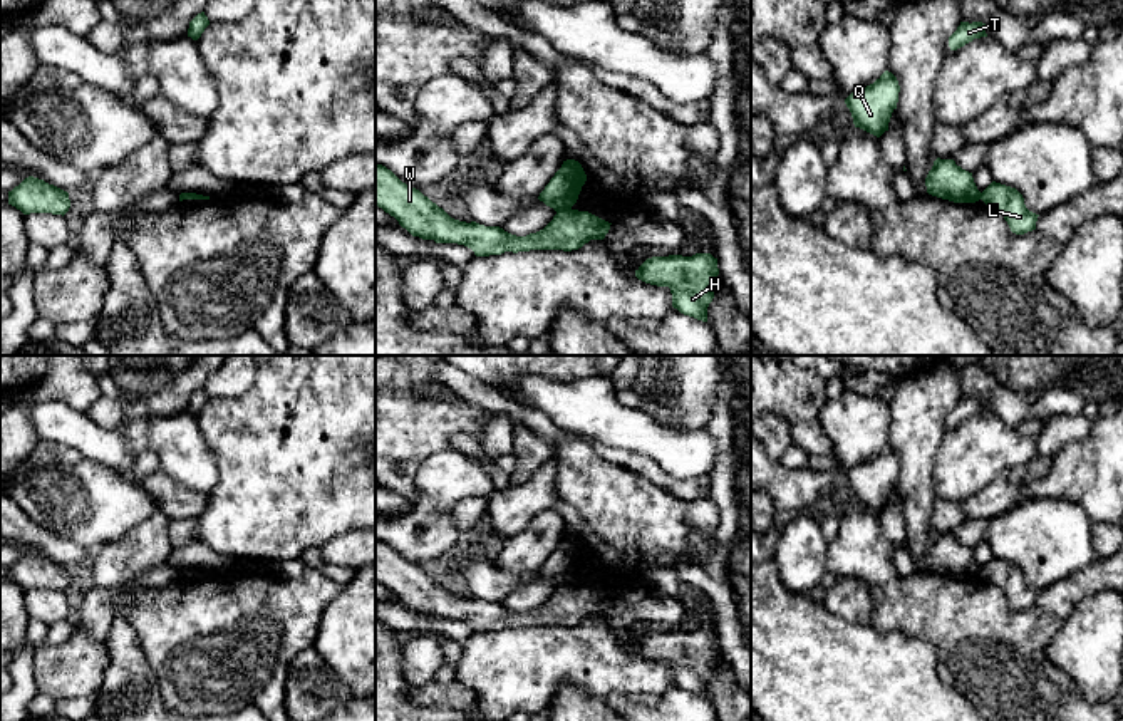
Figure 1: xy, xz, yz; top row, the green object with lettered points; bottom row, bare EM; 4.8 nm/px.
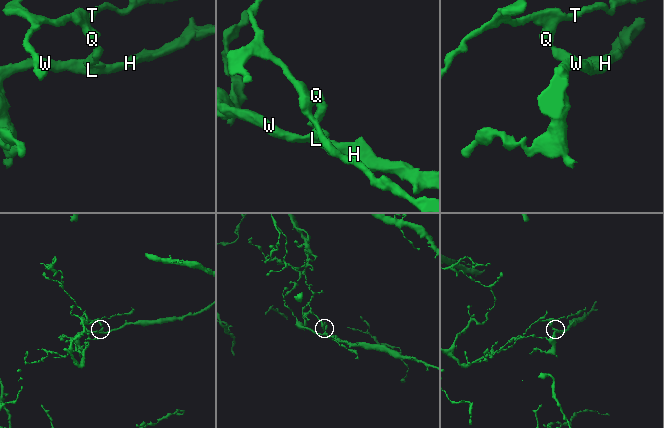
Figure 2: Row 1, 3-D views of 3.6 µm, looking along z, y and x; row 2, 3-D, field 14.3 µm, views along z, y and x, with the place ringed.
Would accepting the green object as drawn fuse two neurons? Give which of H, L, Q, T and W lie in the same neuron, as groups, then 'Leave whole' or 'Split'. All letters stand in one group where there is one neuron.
Groups: H L W / Q T. Split

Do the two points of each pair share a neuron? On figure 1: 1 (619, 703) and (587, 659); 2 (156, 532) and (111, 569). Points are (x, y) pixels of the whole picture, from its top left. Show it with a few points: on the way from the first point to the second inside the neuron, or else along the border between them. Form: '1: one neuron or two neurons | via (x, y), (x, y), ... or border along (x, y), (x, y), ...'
1: two neurons | border along (624, 693), (607, 693), (602, 696)
2: one neuron | via (144, 544), (123, 560)

